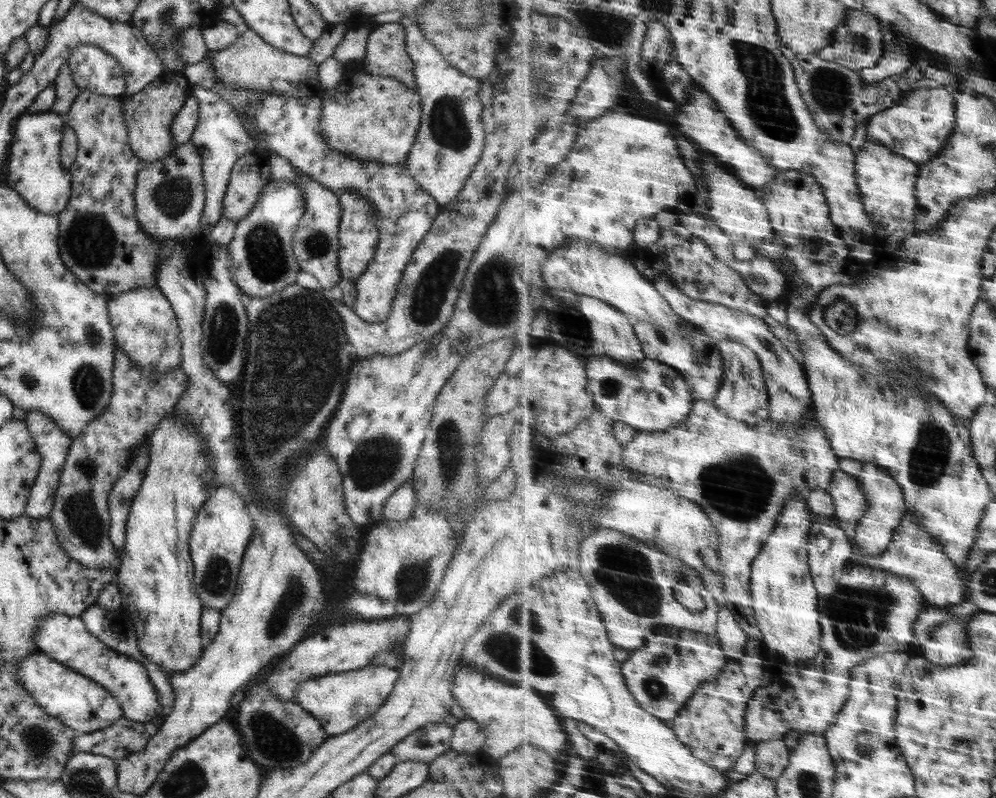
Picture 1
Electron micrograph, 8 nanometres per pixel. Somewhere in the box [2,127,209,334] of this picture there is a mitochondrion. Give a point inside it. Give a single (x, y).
(90, 243)

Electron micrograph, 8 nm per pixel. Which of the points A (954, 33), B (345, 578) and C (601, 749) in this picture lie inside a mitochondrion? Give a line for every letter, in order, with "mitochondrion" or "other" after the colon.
A: other
B: other
C: other

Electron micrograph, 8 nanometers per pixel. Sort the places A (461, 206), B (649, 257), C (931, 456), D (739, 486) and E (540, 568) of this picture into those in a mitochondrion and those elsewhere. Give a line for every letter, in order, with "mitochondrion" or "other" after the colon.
A: other
B: other
C: mitochondrion
D: mitochondrion
E: other

